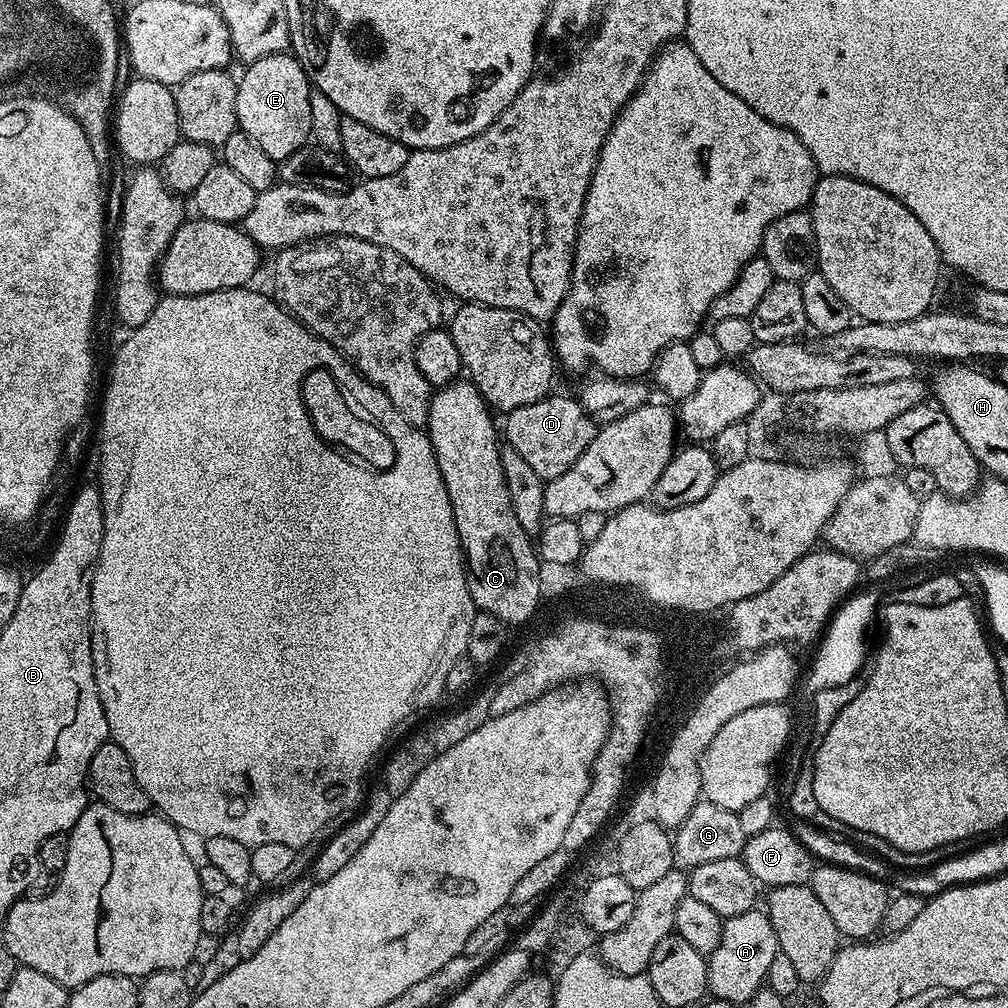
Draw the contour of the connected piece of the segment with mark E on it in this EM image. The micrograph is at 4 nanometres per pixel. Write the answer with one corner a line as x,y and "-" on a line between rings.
291,54
267,56
247,65
243,69
244,77
239,77
236,86
236,122
239,131
246,133
270,158
281,161
294,150
309,143
310,130
310,94
313,87
302,66

